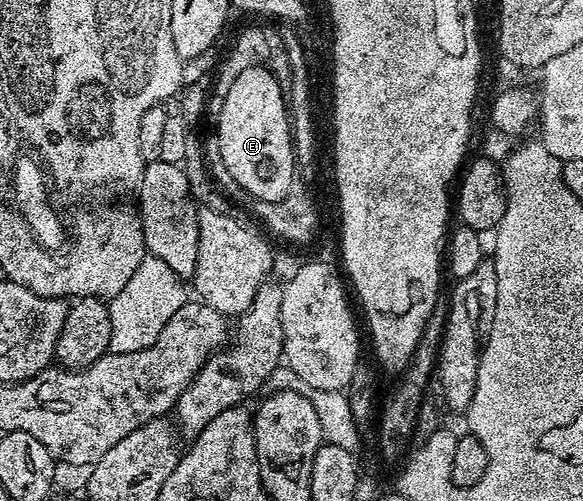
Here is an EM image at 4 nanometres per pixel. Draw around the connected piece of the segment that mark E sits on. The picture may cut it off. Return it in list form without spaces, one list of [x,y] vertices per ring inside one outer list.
[[[267,65],[246,68],[246,72],[238,75],[230,92],[226,92],[226,100],[222,104],[222,116],[214,128],[214,137],[220,145],[222,164],[226,164],[226,172],[250,192],[250,196],[258,201],[283,202],[294,190],[292,181],[298,172],[297,149],[294,145],[294,127],[290,121],[290,106],[286,101],[286,90],[280,87],[281,79]]]

